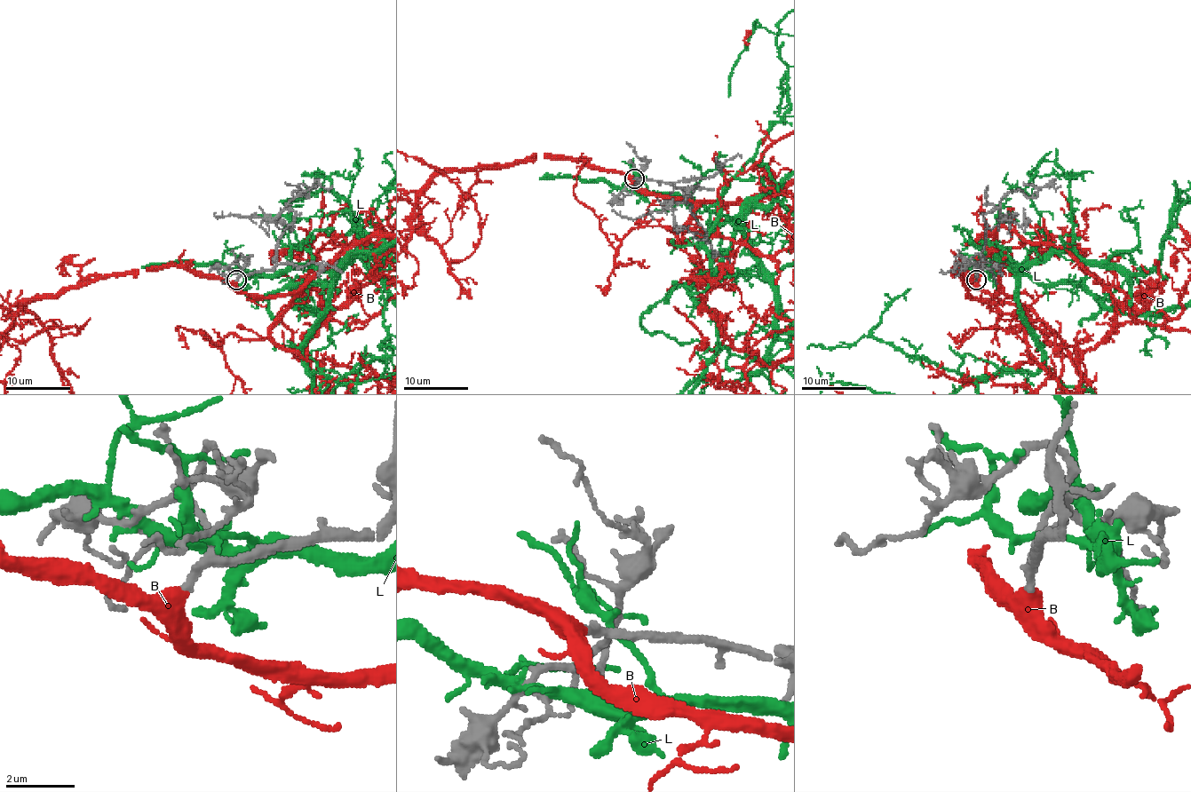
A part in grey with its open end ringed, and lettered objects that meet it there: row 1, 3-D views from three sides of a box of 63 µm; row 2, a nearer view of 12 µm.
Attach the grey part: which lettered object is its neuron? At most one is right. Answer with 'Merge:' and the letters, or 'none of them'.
Merge: B

